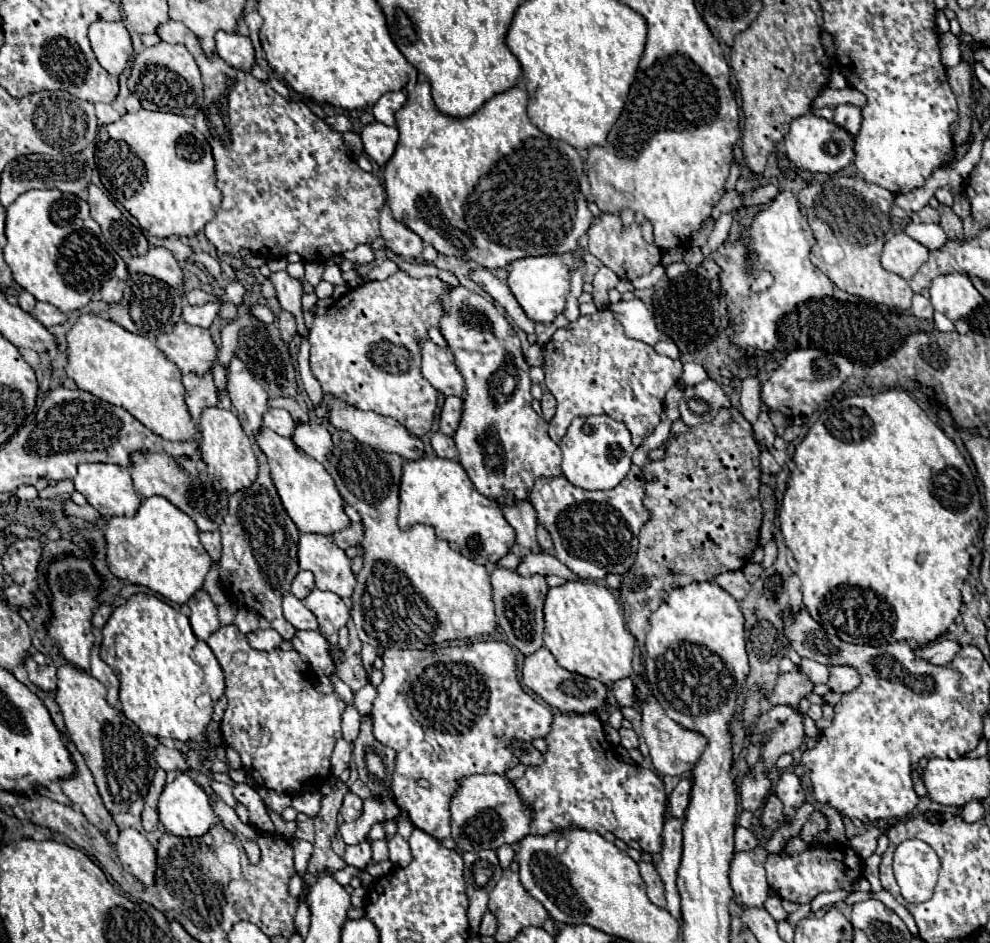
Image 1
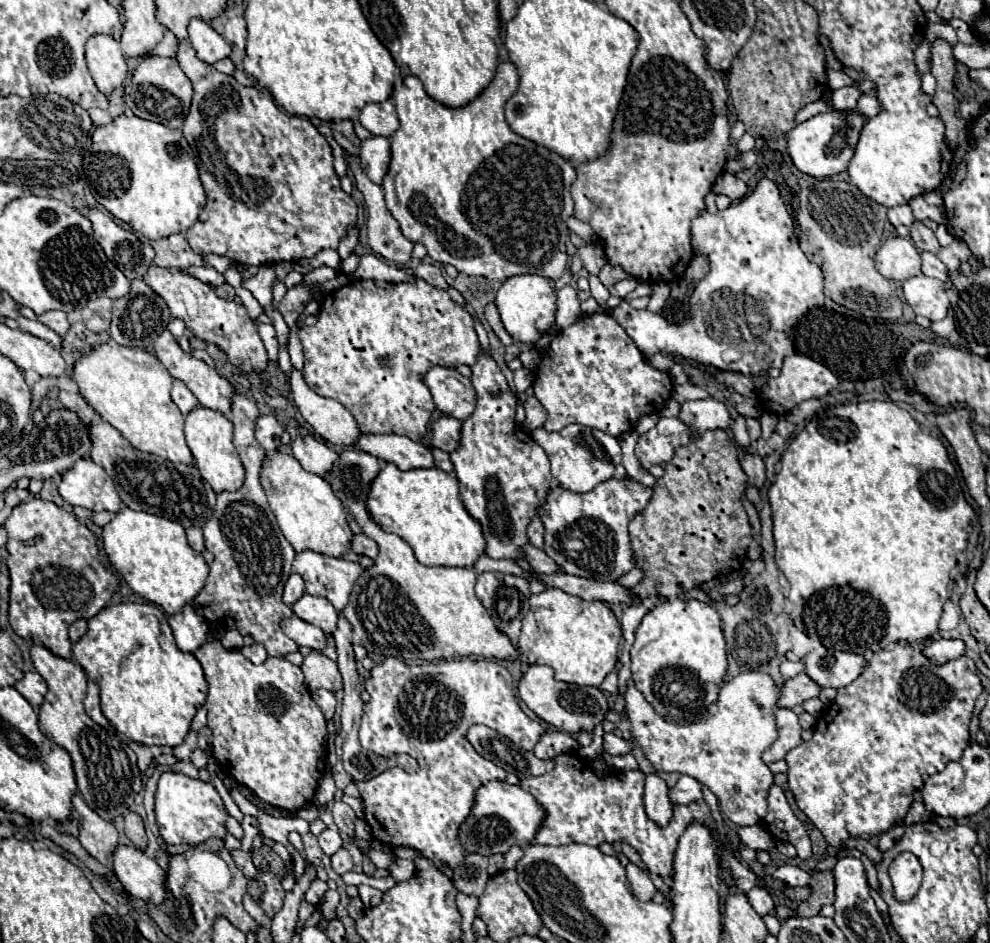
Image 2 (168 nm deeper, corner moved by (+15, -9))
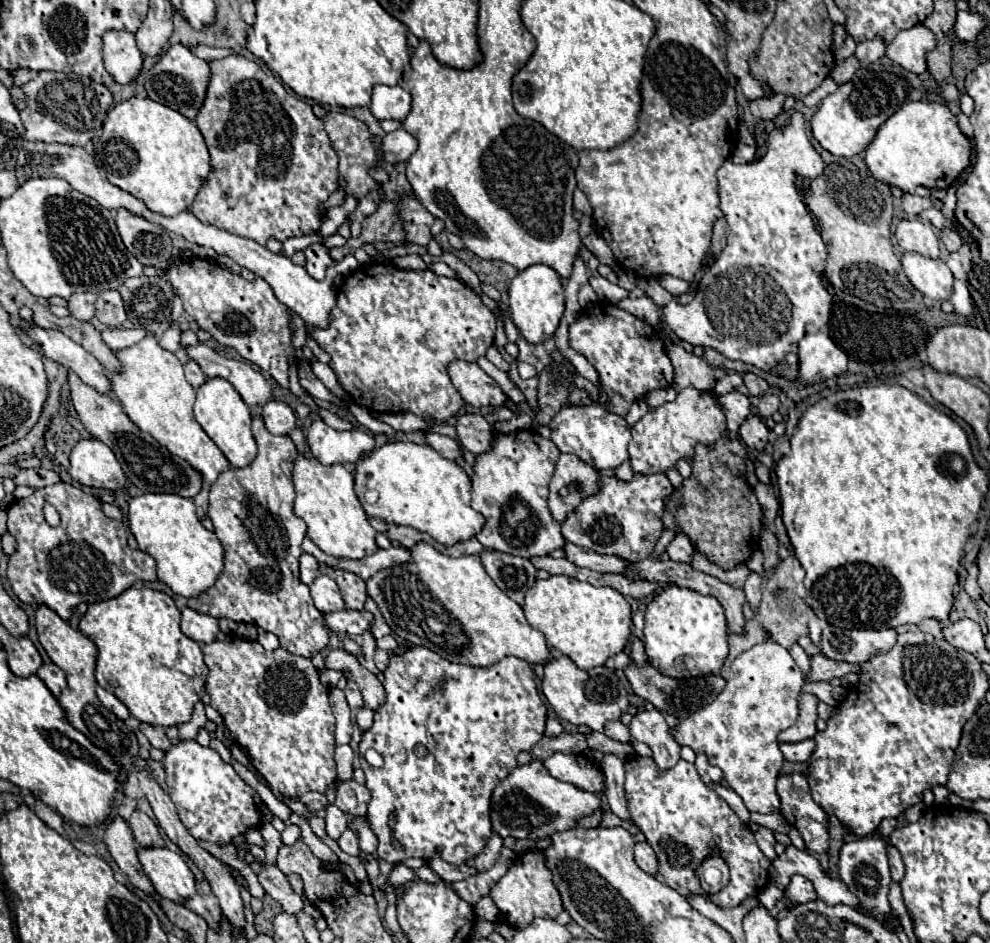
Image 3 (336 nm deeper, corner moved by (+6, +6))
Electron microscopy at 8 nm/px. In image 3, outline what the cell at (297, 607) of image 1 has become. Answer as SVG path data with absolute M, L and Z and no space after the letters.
M337 610L323 614L323 626L329 628L331 632L341 632L347 636L353 634L363 634L371 624L371 614L365 610L361 612L349 612L349 610Z

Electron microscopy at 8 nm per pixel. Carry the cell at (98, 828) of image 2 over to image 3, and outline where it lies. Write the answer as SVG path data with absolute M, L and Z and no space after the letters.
M113 816L113 820L107 824L105 836L103 836L113 860L119 864L119 868L129 876L131 884L145 894L153 892L153 886L149 884L149 878L141 872L141 864L137 860L137 844L133 838L133 832L129 824L121 816Z

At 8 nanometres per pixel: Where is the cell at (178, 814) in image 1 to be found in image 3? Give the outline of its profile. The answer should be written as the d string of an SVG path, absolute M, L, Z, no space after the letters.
M193 740L179 742L167 750L163 768L167 772L167 794L193 838L223 846L243 834L247 826L261 824L261 814L253 802L253 790L215 750L203 748Z

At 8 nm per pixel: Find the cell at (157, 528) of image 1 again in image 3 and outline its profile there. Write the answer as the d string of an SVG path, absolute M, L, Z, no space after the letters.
M143 494L129 502L127 512L129 532L135 536L137 546L141 552L147 552L157 562L157 576L161 582L165 582L175 594L191 598L201 592L205 592L219 576L223 568L223 548L217 540L217 536L203 528L195 514L193 500L185 500L183 496L169 496L169 494Z

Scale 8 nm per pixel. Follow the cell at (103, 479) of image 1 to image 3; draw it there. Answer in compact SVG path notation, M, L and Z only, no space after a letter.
M89 438L77 442L77 446L71 450L69 460L69 476L73 482L107 490L121 490L127 486L127 478L115 454L109 446L101 444L101 440Z

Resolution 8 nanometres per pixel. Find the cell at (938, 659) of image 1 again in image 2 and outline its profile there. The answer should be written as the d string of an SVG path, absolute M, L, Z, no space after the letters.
M938 639L938 641L932 641L928 647L924 647L924 655L938 665L962 657L964 651L966 647L964 647L964 641L960 639Z

